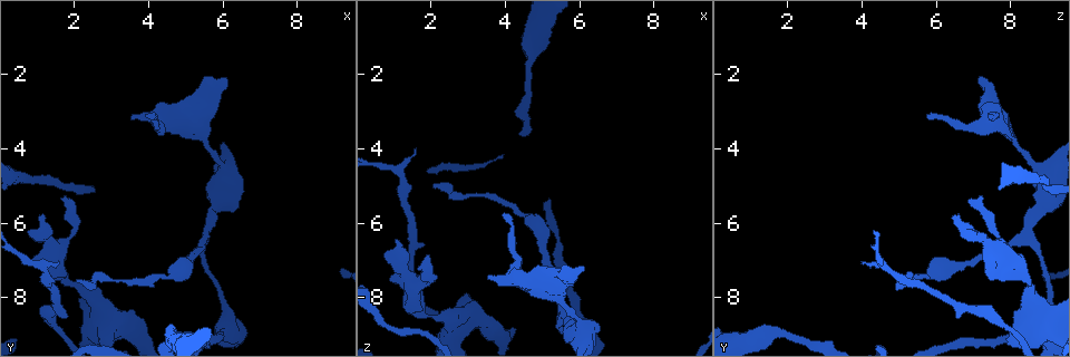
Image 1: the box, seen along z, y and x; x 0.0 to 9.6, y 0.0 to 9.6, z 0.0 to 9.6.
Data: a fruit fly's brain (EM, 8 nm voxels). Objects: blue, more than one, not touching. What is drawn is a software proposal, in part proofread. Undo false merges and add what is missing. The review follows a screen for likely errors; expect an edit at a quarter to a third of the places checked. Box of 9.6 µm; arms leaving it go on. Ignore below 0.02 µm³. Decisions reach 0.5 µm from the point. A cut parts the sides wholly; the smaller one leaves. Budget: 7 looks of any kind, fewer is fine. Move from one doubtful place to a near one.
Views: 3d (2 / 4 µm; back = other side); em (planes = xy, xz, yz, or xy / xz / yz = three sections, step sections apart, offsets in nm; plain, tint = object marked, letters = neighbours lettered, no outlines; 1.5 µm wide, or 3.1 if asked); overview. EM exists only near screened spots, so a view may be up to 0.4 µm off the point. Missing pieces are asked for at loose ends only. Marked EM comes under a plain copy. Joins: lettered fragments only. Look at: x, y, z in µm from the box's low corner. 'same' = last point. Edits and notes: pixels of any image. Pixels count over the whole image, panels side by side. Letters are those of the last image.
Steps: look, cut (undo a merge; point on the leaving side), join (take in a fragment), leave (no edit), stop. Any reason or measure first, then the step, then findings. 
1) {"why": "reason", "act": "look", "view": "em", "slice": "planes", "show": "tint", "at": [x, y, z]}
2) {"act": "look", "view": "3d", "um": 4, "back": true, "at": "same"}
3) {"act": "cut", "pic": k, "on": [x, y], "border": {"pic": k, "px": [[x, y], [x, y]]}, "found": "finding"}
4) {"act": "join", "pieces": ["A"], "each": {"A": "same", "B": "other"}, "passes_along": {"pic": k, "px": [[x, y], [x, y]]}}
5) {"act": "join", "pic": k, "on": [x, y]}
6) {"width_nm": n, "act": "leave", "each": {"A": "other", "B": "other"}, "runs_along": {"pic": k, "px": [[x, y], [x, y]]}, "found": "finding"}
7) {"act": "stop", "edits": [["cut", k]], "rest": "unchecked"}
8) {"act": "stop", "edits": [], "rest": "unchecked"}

{"act": "look", "view": "em", "slice": "planes", "show": "letters", "at": [6.10, 2.15, 7.15]}

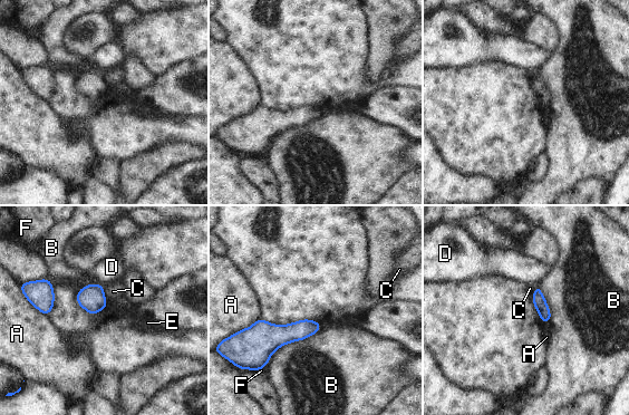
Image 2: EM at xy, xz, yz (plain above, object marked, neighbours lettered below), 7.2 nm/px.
{"act": "leave", "each": {"A": "other", "B": "other", "C": "other", "D": "other", "E": "other", "F": "other"}, "border": {"pic": 2, "px": [[103, 287], [107, 302]]}, "found": "none of them fits"}

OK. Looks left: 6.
{"why": "an open end", "act": "look", "view": "3d", "um": 2, "back": true, "at": [1.15, 5.75, 6.65]}

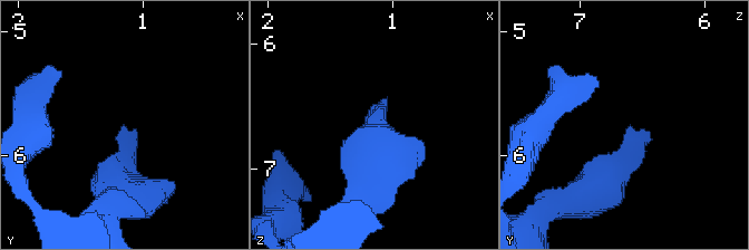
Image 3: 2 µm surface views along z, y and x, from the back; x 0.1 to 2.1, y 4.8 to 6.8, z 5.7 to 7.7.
{"act": "look", "view": "em", "slice": "yz", "step": 8, "show": "tint", "at": [1.18, 5.78, 6.64]}

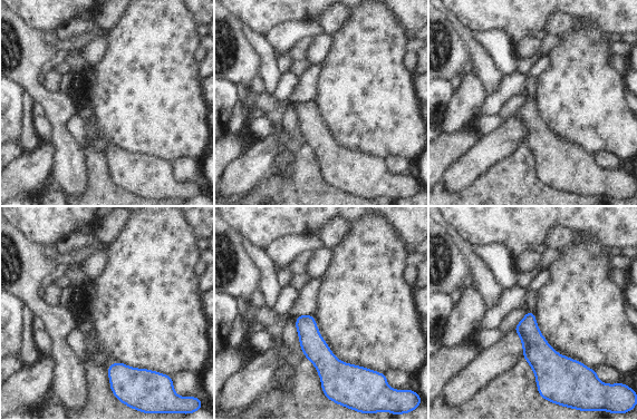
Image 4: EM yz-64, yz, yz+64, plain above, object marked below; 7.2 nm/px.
{"why": "another direction", "act": "look", "view": "em", "slice": "xy", "step": 8, "show": "letters", "at": "same"}

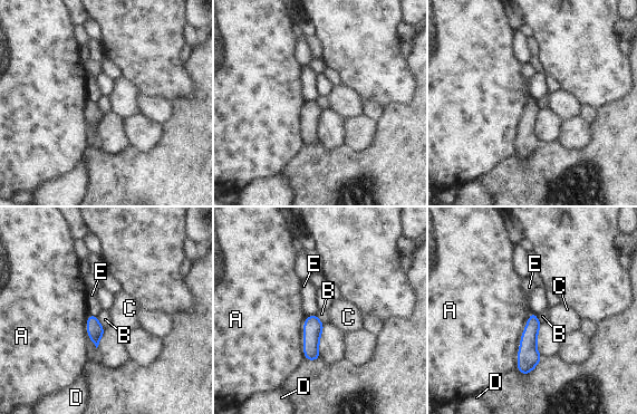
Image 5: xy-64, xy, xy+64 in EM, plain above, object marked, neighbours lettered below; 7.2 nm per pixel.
{"act": "leave", "each": {"A": "other", "B": "other", "C": "other", "D": "other", "E": "other"}, "border": {"pic": 5, "px": [[531, 311], [520, 340], [517, 368]]}, "found": "none of them fits"}

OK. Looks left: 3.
{"why": "branch stops here", "act": "look", "view": "em", "slice": "planes", "show": "letters", "at": [1.70, 6.90, 8.20]}

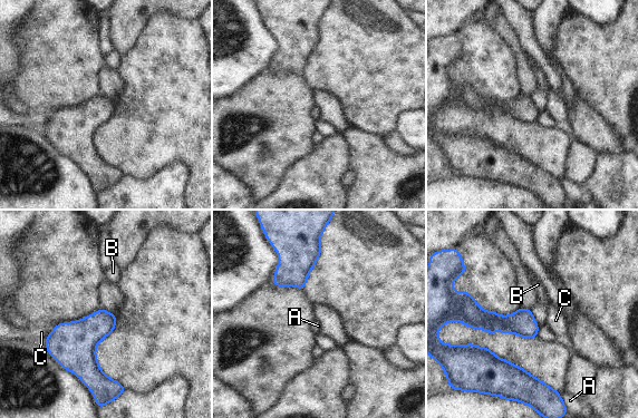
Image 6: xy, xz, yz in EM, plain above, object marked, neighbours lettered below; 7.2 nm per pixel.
{"act": "leave", "each": {"A": "other", "B": "other", "C": "other"}, "border": {"pic": 6, "px": [[530, 310], [539, 327]]}, "found": "no lettered fragment goes on from it"}

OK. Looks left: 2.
{"act": "stop", "edits": [], "rest": "unchecked"}

